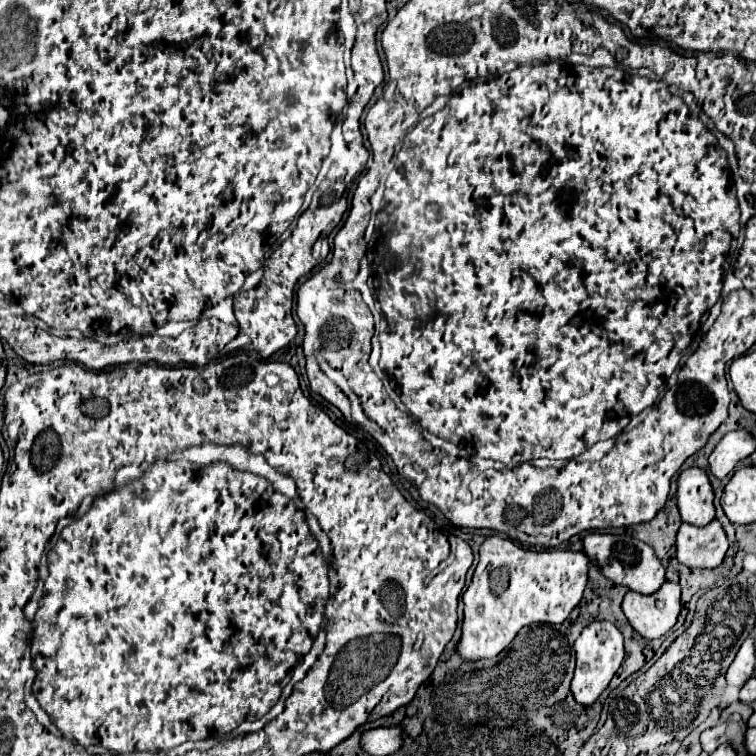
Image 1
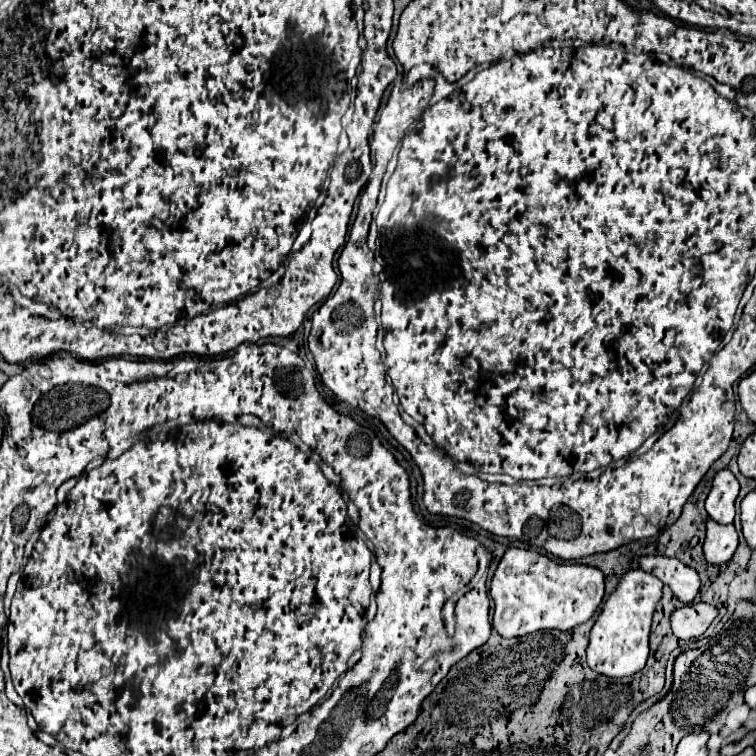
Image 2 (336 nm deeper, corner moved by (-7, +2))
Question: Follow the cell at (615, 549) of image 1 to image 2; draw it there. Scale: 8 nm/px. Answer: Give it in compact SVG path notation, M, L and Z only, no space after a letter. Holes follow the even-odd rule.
M640 556L638 564L644 572L660 578L662 584L666 584L672 590L672 594L684 604L690 604L698 594L700 578L696 570L688 568L680 560L668 556Z

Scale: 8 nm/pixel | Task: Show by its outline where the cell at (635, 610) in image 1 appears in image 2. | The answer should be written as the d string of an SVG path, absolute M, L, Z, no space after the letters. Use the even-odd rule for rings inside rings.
M692 602L670 614L670 626L676 638L690 640L704 634L716 614L716 606L710 606L706 602Z

